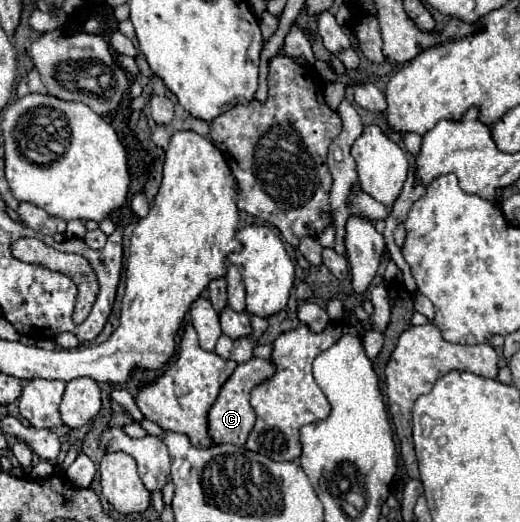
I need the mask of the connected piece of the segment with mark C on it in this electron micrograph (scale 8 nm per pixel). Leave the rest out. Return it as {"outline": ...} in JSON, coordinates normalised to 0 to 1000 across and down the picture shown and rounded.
{"outline":[[[488,684],[454,703],[446,722],[427,738],[423,757],[400,791],[400,826],[404,826],[404,837],[412,841],[412,849],[446,849],[446,852],[473,849],[477,830],[485,826],[488,807],[492,807],[488,784],[481,780],[481,749],[492,738],[500,738],[504,730],[519,726],[527,715],[531,715],[531,703],[527,703],[523,688],[500,688],[500,684]]]}

